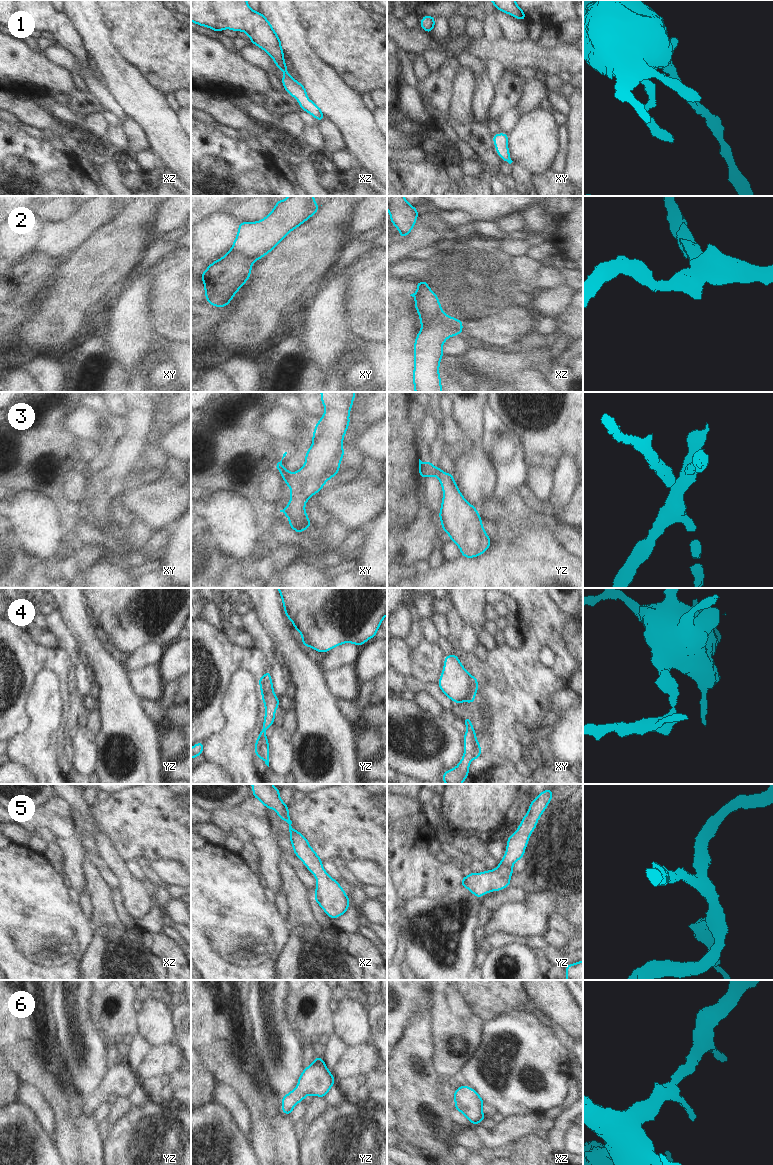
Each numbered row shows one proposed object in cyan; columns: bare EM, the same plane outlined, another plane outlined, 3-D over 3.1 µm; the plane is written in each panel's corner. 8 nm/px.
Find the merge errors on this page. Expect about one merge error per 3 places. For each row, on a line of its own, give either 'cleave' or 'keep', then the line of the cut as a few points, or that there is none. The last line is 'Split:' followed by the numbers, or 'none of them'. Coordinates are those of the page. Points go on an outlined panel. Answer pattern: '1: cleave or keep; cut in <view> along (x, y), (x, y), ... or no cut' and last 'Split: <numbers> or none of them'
1: keep; no cut
2: cleave; cut in xz along (445, 314), (437, 324), (422, 327)
3: keep; no cut
4: cleave; cut in xy along (470, 675), (471, 694), (467, 700)
5: keep; no cut
6: keep; no cut
Split: 2, 4

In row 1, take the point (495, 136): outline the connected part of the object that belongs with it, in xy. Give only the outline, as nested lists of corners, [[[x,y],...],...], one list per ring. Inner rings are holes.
[[[493,134],[493,143],[496,146],[496,153],[501,157],[502,161],[507,161],[511,164],[513,161],[510,158],[510,152],[508,150],[508,134]]]

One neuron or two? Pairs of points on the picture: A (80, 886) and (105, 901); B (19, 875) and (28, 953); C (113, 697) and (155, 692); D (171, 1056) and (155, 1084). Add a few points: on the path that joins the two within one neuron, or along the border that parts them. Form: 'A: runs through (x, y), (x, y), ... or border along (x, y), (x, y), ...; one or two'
A: border along (83, 864), (85, 875), (88, 879), (88, 887); two
B: runs through (19, 894), (19, 912), (28, 923), (28, 934); one
C: border along (127, 672), (129, 684), (139, 698); two
D: border along (165, 1079), (159, 1076), (150, 1076), (141, 1083); two

